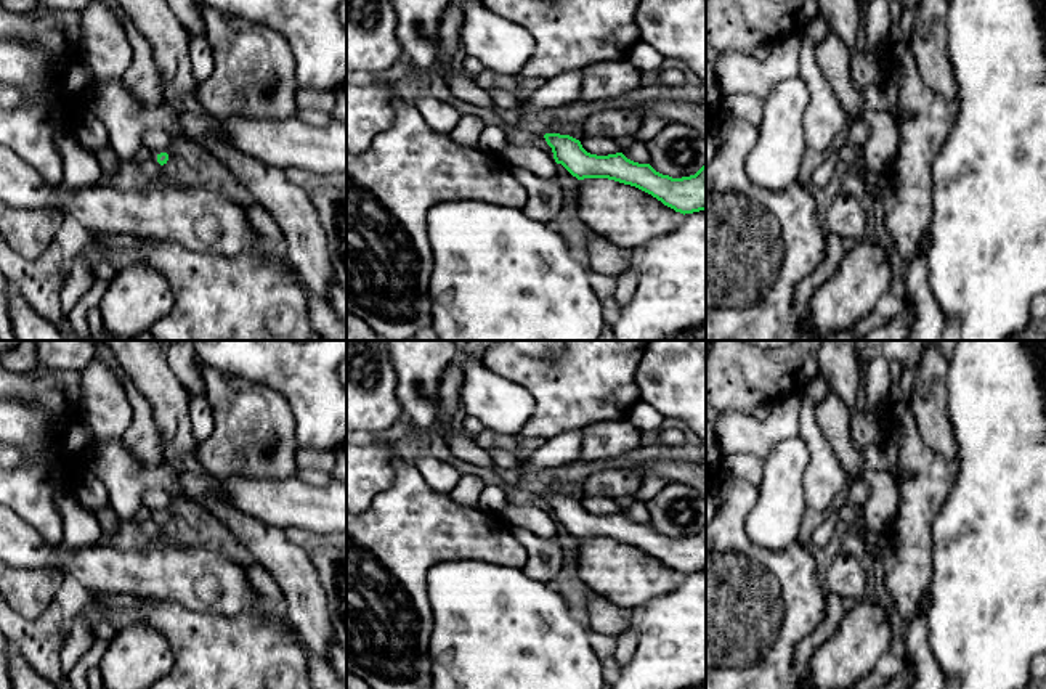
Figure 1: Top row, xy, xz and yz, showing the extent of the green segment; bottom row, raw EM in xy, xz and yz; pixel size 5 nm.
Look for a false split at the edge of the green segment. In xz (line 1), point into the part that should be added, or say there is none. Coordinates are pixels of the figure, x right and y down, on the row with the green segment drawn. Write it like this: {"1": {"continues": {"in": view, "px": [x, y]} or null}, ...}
{"1": {"continues": null}}

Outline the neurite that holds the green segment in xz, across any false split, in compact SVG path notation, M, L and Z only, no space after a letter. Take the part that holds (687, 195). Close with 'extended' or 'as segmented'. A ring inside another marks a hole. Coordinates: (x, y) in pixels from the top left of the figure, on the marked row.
M545 133L544 138L555 162L578 180L608 178L630 185L683 215L706 210L706 164L695 175L672 178L656 172L650 164L627 159L622 153L590 154L570 135Z | as segmented

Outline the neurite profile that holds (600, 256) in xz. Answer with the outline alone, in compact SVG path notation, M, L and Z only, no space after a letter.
M595 234L581 249L579 257L589 271L619 278L624 270L635 263L637 252L619 247Z

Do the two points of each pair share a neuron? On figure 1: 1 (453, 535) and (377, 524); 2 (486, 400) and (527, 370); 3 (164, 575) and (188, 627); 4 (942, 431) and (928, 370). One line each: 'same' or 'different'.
1: same
2: different
3: different
4: same

